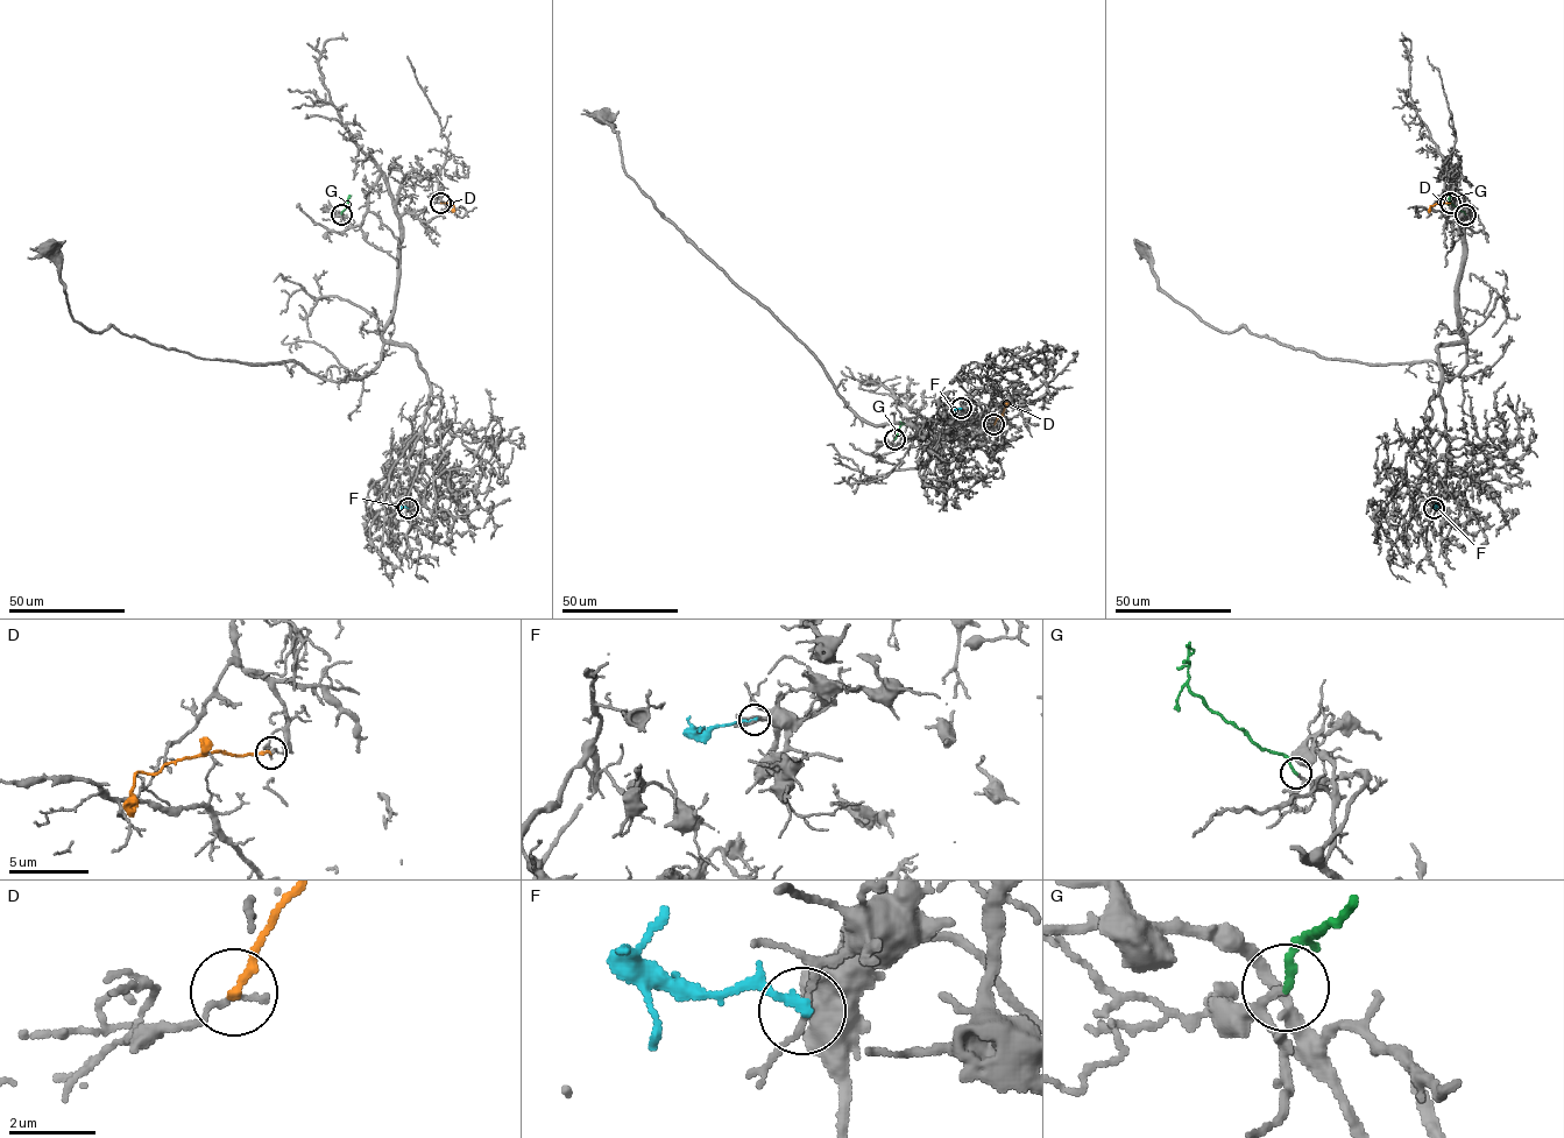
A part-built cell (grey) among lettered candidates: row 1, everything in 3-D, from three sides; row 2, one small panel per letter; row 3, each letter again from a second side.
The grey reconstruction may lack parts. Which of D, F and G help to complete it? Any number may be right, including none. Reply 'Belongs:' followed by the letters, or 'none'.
Belongs: G

